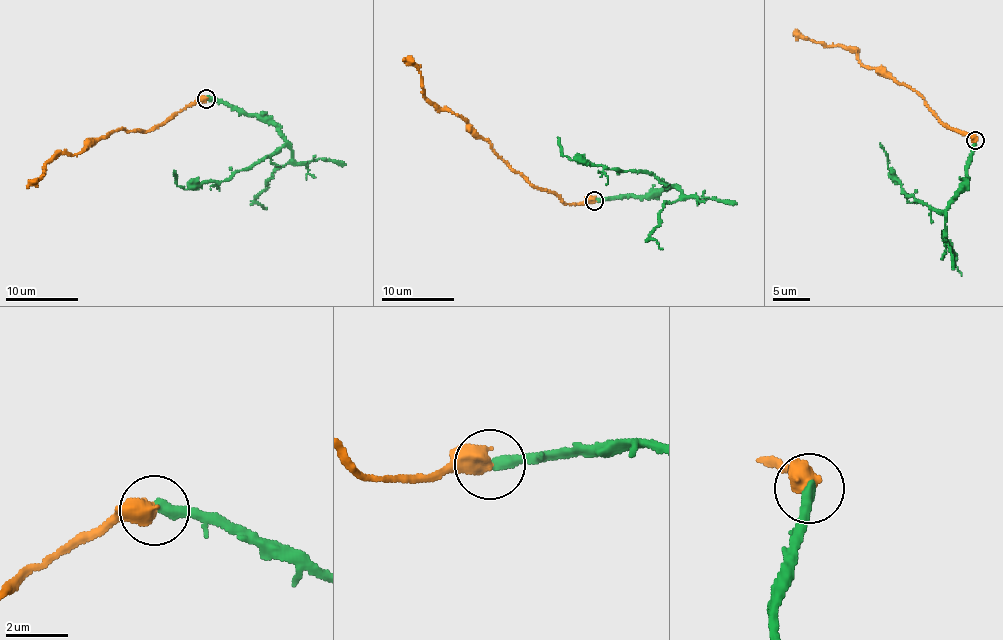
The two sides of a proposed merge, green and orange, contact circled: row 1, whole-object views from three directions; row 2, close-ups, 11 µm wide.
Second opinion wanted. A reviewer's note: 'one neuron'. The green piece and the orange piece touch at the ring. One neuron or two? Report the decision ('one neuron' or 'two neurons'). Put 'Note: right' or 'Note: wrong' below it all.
two neurons
Note: wrong

